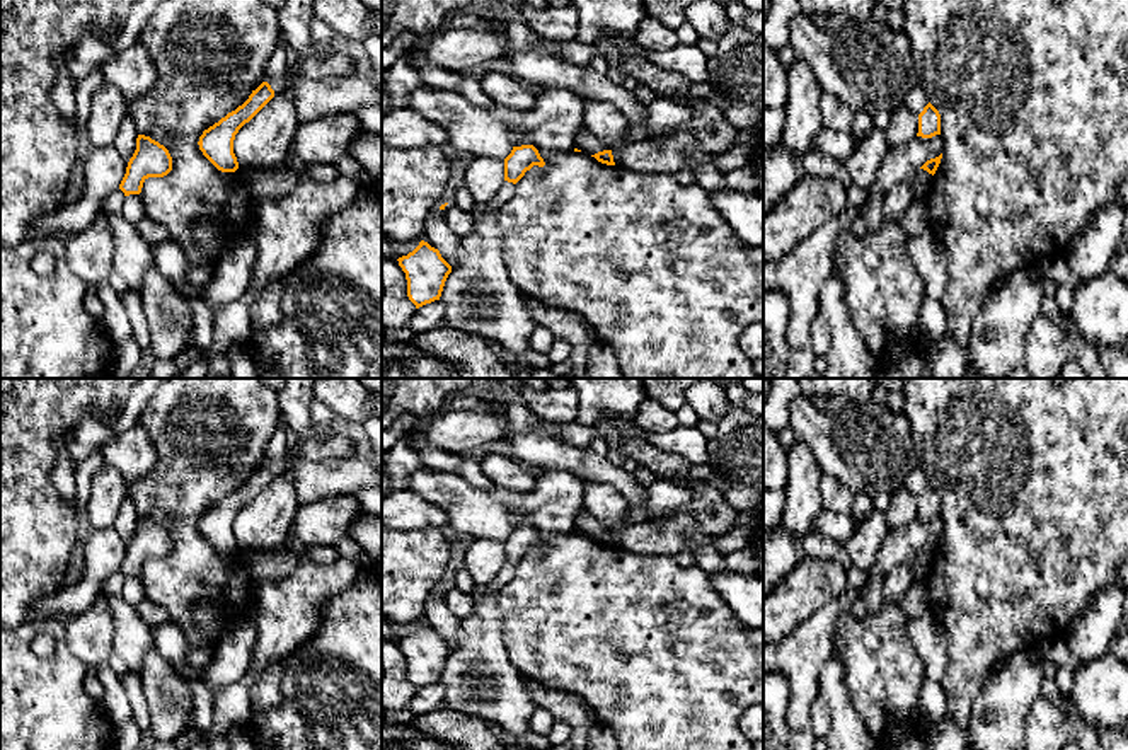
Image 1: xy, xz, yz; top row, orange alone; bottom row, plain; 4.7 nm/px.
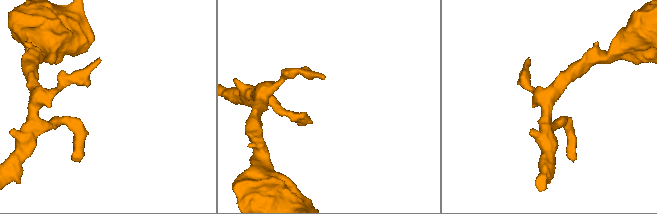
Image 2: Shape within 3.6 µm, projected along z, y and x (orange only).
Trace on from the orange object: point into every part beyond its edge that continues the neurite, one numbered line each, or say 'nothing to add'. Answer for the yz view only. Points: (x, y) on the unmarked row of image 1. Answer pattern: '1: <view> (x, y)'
nothing to add

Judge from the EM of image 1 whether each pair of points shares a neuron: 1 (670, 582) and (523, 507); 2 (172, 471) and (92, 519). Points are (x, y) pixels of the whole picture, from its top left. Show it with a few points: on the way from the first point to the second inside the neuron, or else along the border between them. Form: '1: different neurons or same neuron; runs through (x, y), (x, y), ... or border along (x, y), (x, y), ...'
1: different neurons; border along (539, 530), (573, 532)
2: different neurons; border along (128, 481), (126, 495)

